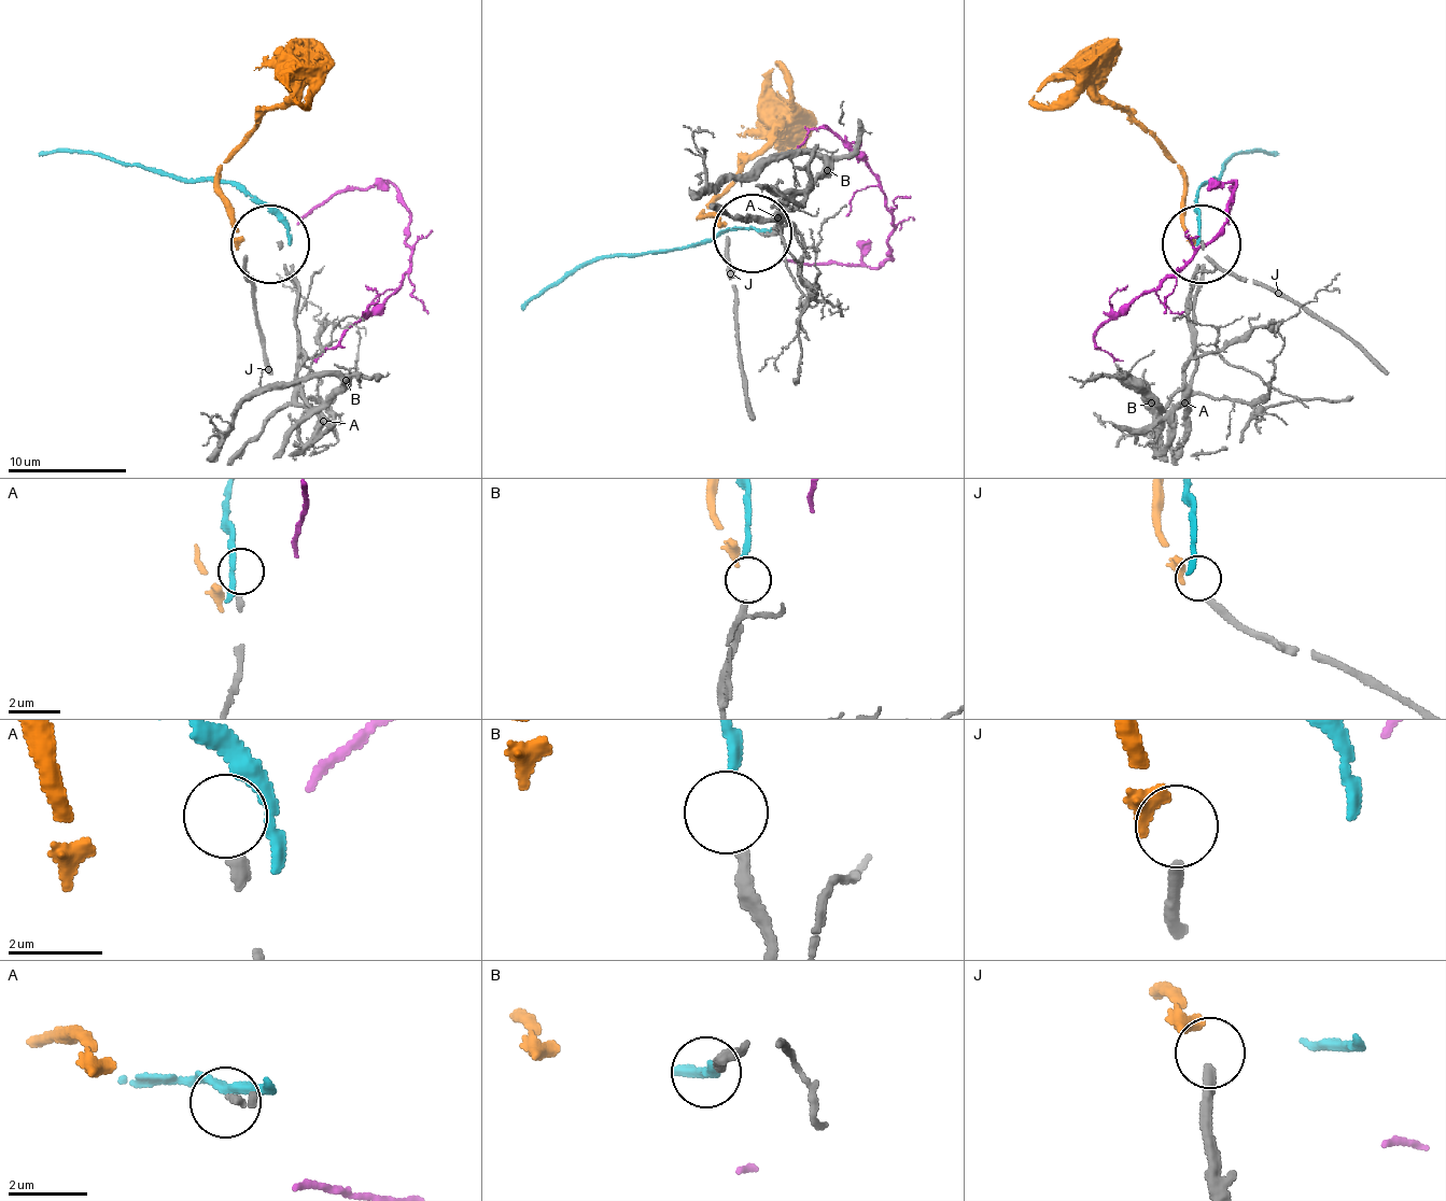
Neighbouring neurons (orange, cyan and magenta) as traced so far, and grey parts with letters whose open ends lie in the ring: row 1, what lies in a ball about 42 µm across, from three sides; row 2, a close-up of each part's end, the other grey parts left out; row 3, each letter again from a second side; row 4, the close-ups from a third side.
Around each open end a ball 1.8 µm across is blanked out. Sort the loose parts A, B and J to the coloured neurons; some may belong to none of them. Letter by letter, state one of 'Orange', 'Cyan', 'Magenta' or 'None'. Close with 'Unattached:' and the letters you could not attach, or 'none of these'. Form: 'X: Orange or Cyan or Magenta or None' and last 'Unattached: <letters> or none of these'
A: None
B: Cyan
J: Orange
Unattached: A

